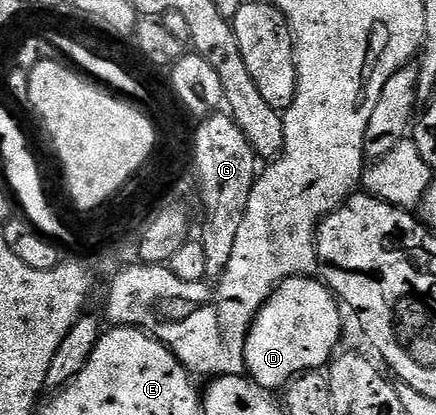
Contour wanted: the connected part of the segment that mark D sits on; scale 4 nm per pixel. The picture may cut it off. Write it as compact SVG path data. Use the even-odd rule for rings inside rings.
M309 276L281 281L254 316L246 336L245 372L250 380L265 389L278 391L299 373L329 366L342 337L341 312L338 298L321 280Z

